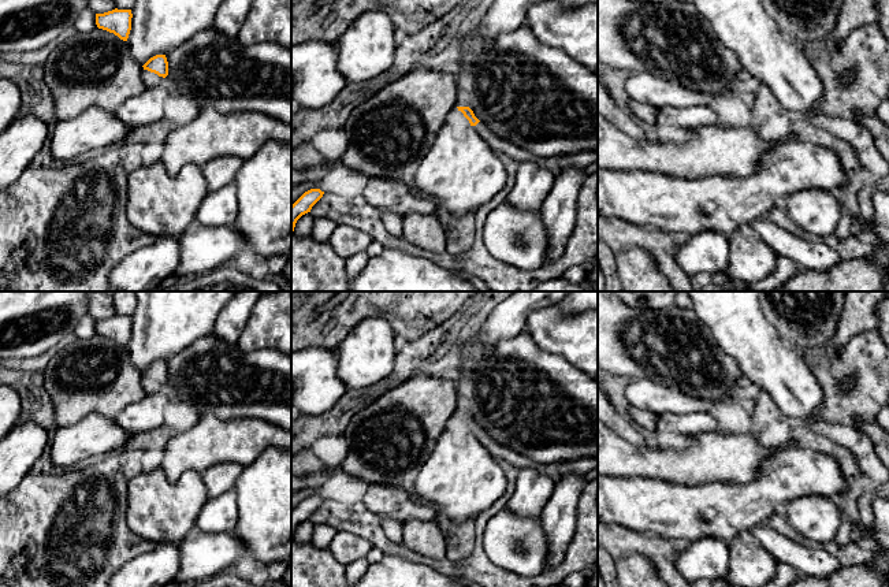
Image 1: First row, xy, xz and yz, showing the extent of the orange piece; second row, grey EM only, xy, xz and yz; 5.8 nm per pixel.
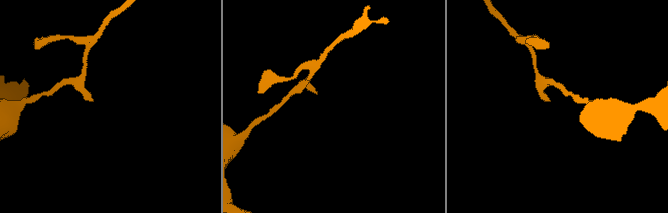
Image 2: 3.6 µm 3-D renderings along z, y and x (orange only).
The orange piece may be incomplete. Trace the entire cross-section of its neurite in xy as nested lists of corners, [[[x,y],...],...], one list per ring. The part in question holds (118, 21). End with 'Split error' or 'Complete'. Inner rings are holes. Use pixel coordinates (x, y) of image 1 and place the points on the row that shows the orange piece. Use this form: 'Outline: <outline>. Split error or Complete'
Outline: [[[112,10],[104,14],[96,14],[96,25],[98,29],[114,33],[120,40],[127,41],[131,30],[131,10]]]. Complete

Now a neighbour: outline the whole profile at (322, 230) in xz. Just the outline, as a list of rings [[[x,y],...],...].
[[[316,219],[310,237],[317,242],[328,242],[335,229],[336,224],[334,222],[327,219]]]

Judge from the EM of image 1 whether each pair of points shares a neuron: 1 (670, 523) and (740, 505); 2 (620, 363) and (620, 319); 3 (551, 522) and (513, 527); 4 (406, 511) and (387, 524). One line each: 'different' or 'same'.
1: same
2: same
3: different
4: different

